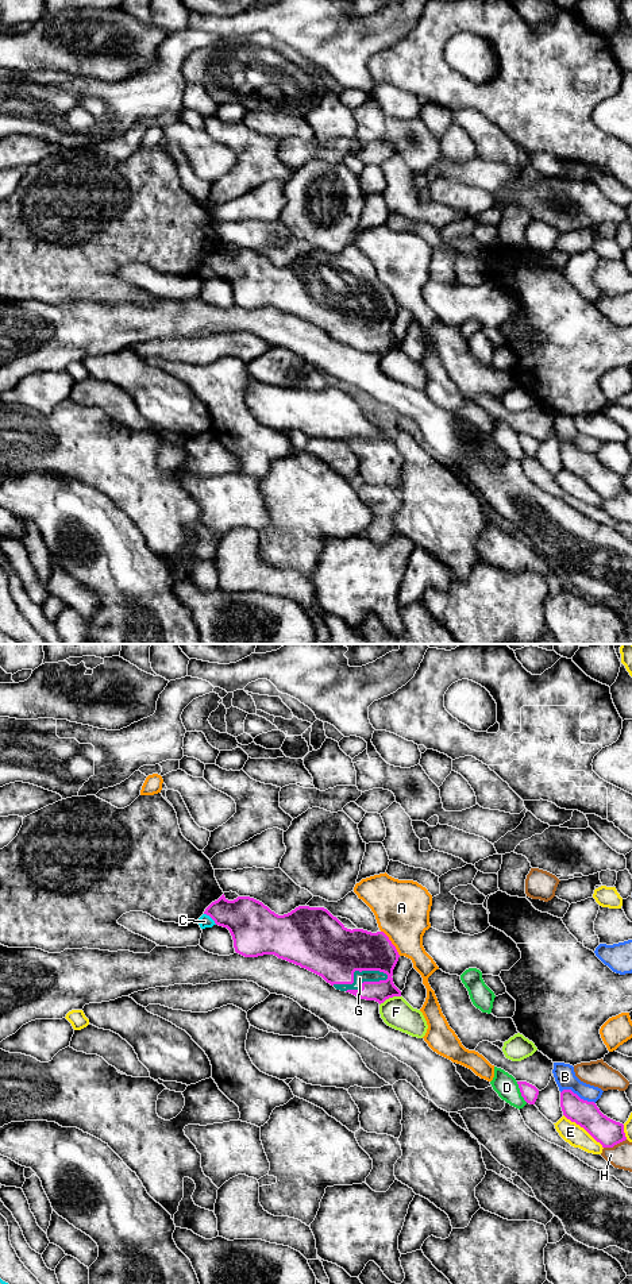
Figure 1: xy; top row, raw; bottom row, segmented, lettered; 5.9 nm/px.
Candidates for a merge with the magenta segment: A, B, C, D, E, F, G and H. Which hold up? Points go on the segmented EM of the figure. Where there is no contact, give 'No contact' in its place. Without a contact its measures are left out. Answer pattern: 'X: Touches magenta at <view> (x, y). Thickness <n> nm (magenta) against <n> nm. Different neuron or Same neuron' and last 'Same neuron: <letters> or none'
A: Touches magenta at xy (390, 943). Thickness 240 nm (magenta) against 340 nm. Different neuron
B: Touches magenta at xy (577, 1095). Thickness 160 nm (magenta) against 130 nm. Different neuron
C: Touches magenta at xy (211, 917). Thickness 280 nm (magenta) against 80 nm. Different neuron
D: Touches magenta at xy (520, 1091). Thickness 100 nm (magenta) against 140 nm. Different neuron
E: Touches magenta at xy (584, 1128). Thickness 160 nm (magenta) against 120 nm. Different neuron
F: Touches magenta at xy (389, 997). Thickness 180 nm (magenta) against 180 nm. Different neuron
G: Touches magenta at xy (355, 970). Thickness 340 nm (magenta) against 70 nm. Same neuron
H: Touches magenta at xy (615, 1144). Thickness 160 nm (magenta) against 140 nm. Different neuron
Same neuron: G

